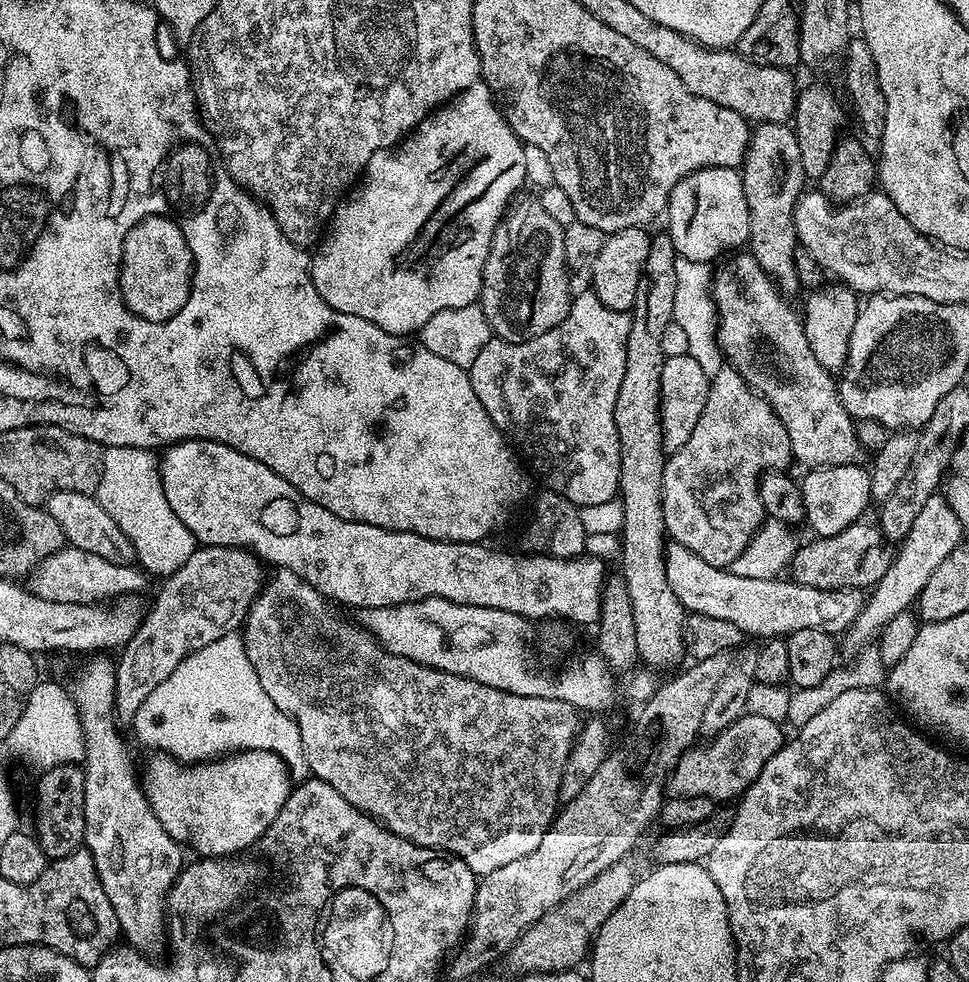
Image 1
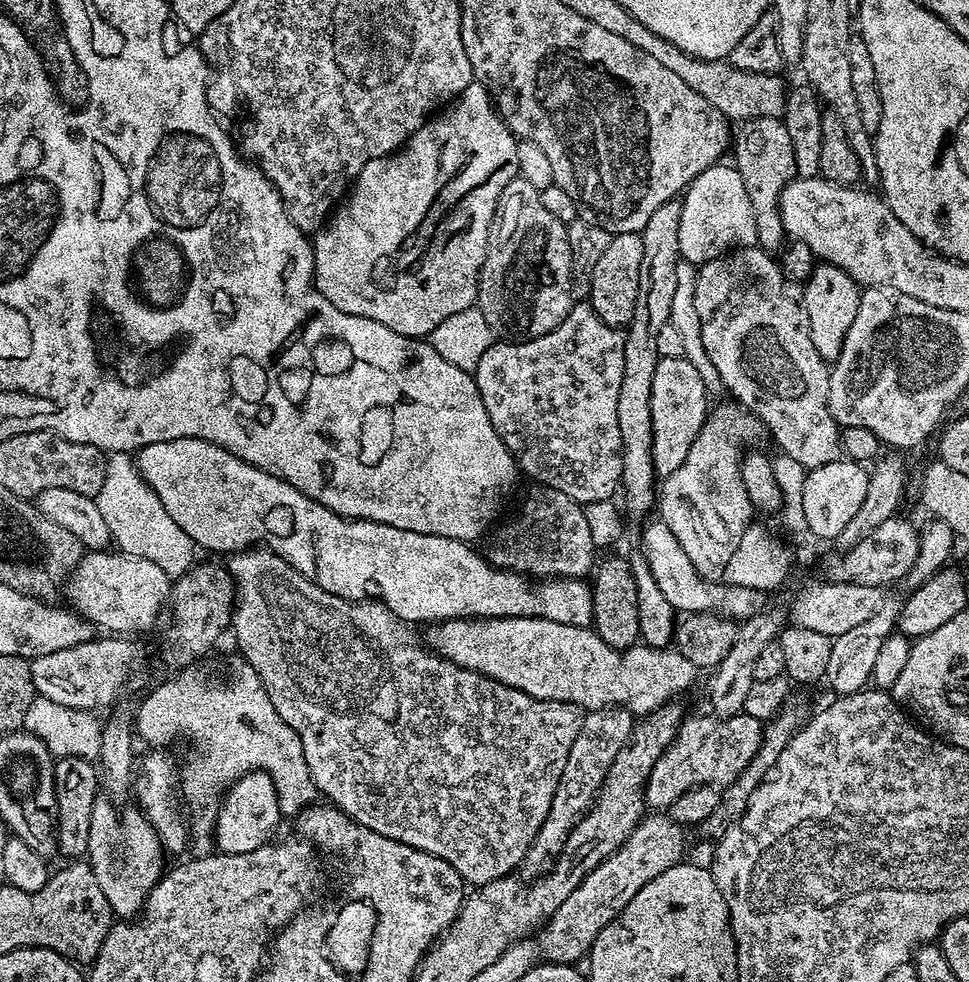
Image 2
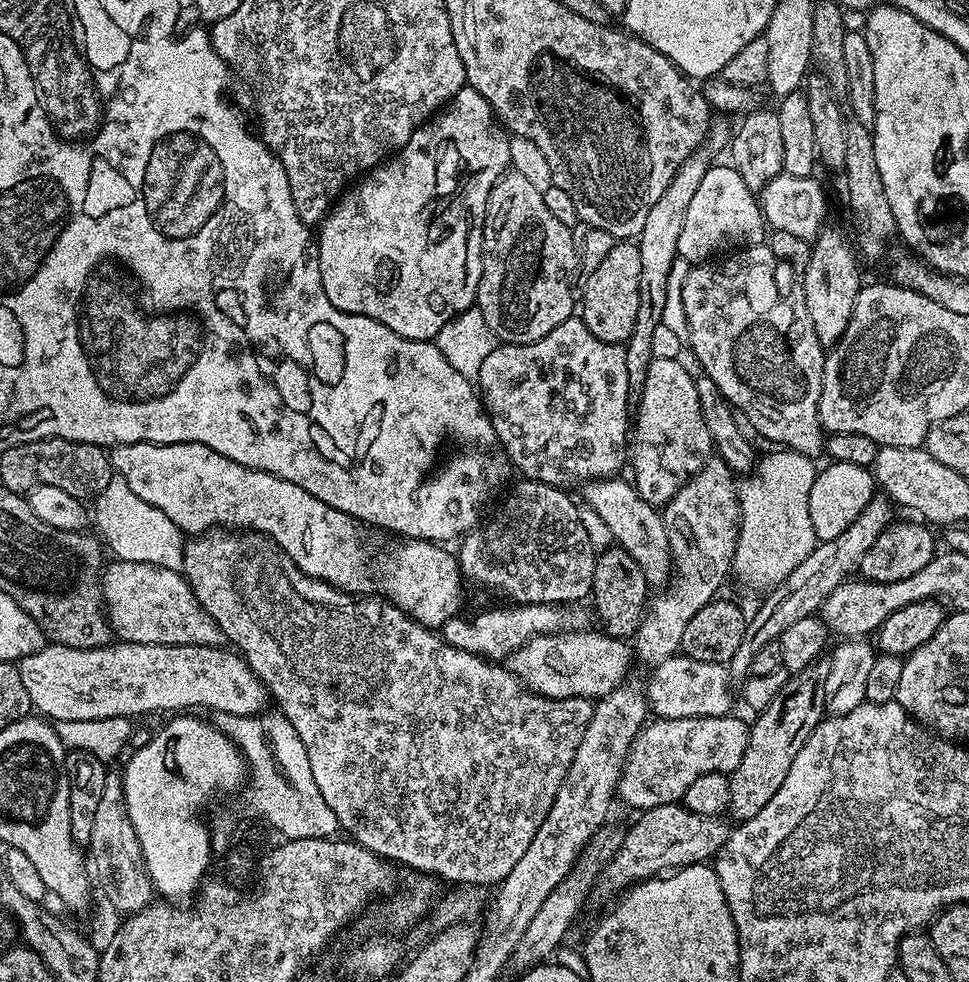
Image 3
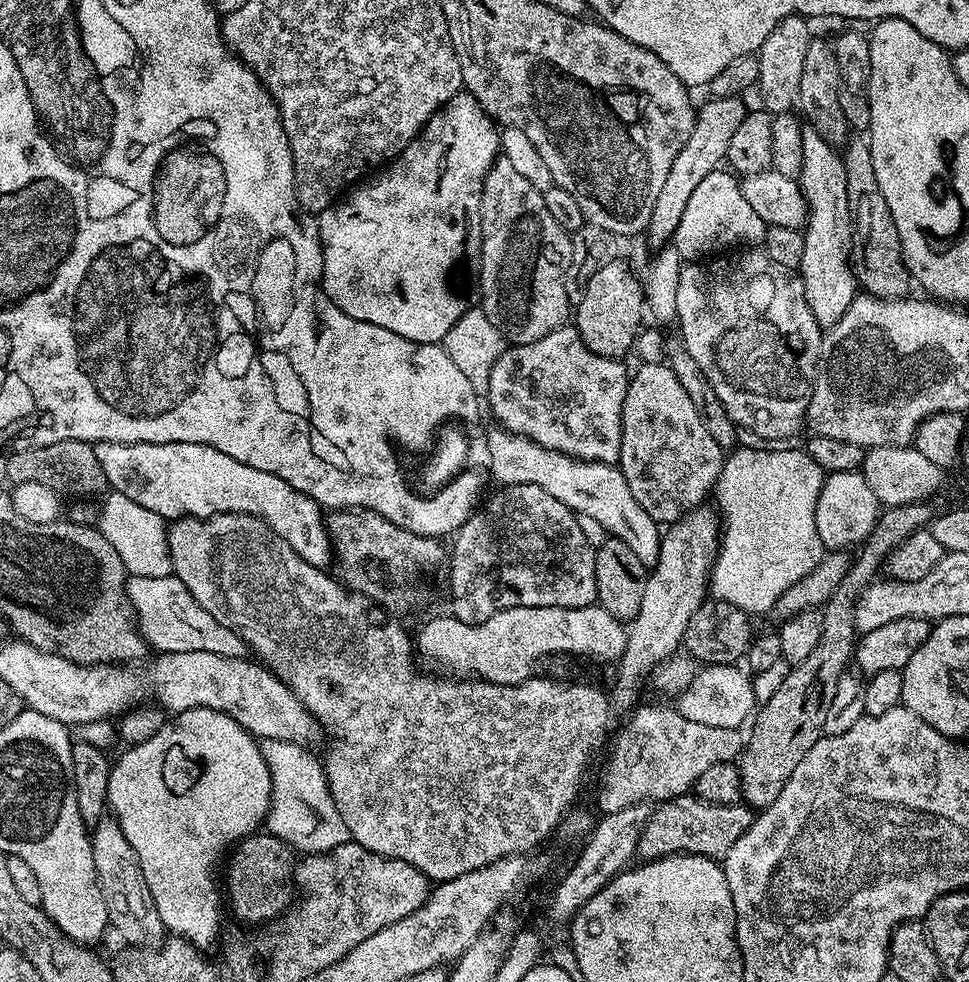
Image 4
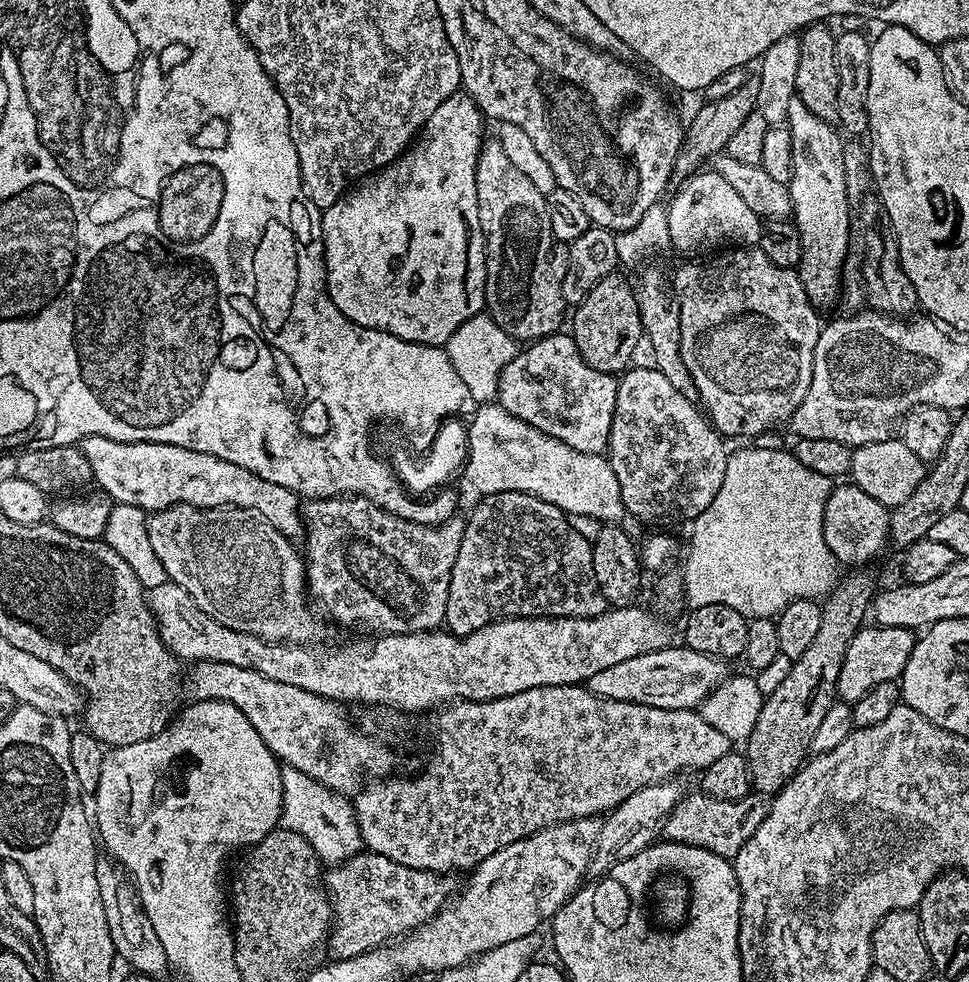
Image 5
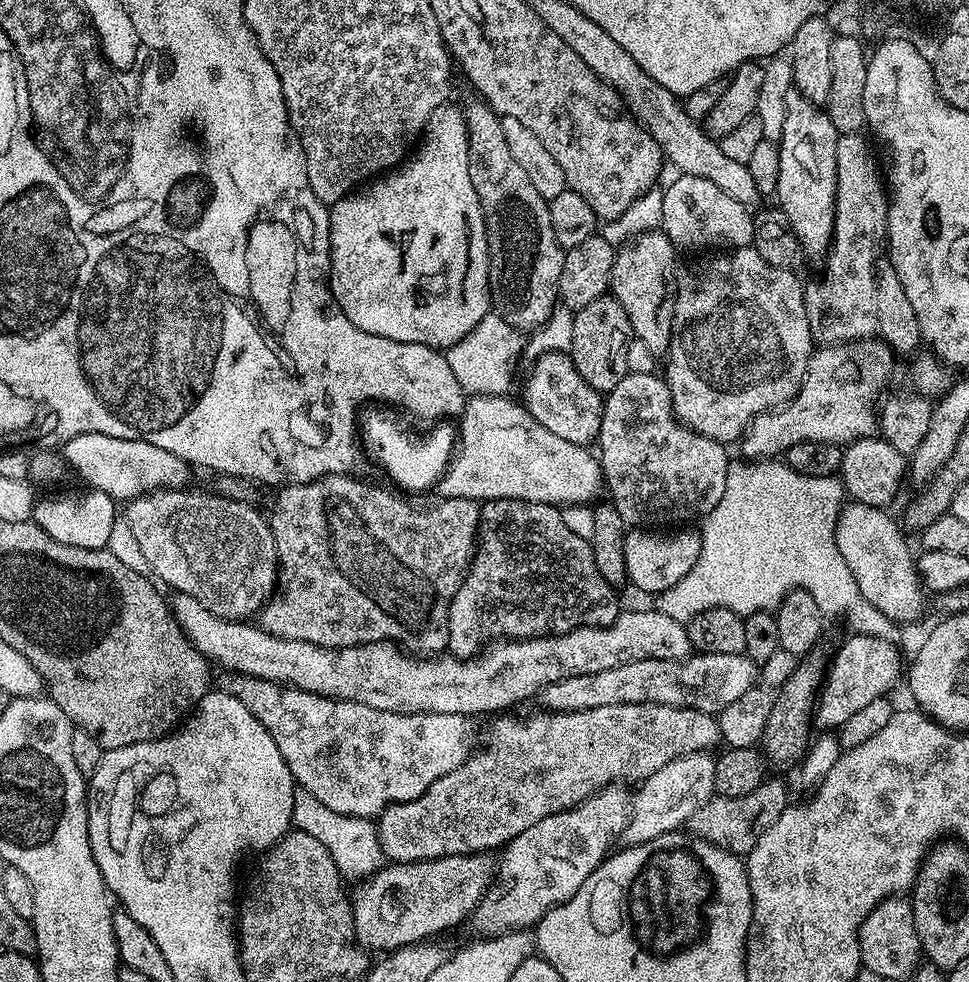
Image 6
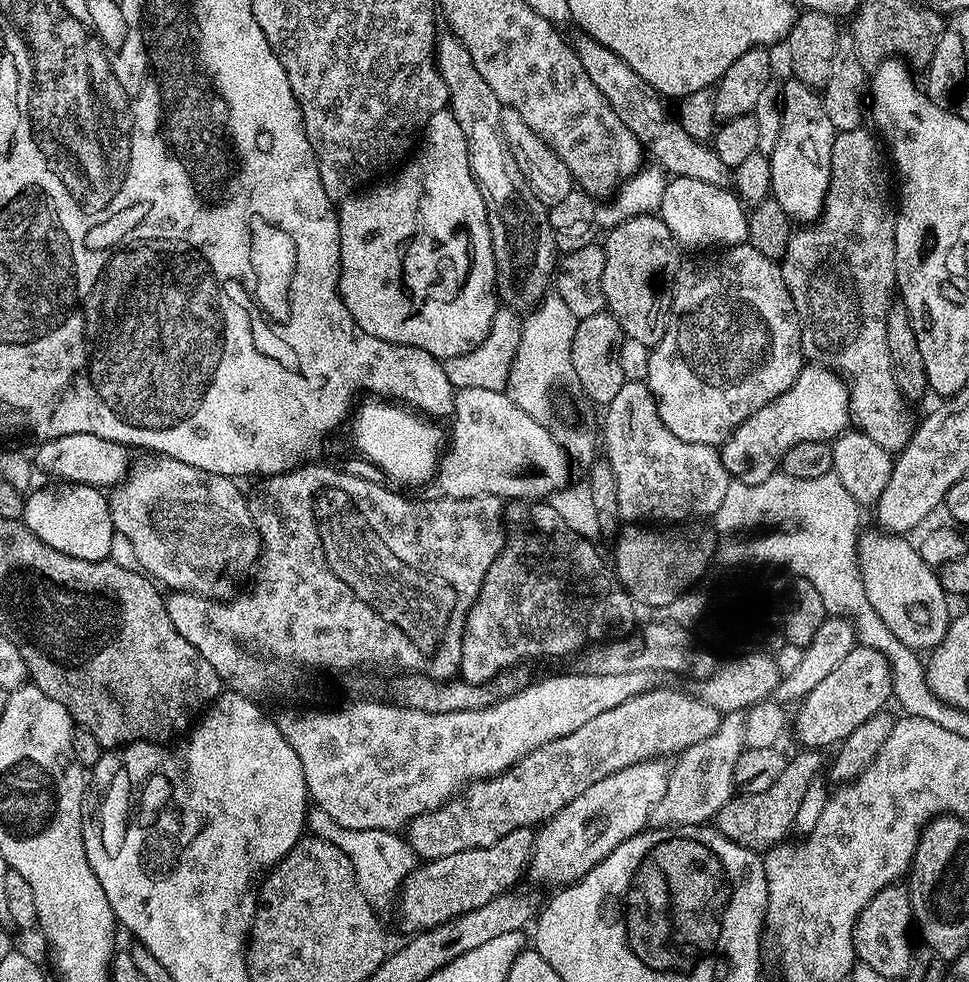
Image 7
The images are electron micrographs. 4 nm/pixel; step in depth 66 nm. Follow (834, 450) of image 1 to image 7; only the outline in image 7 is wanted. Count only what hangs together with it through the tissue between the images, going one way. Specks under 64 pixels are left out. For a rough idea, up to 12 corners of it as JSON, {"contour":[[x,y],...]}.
{"contour":[[685,259],[646,383],[719,446],[806,361],[779,263]]}

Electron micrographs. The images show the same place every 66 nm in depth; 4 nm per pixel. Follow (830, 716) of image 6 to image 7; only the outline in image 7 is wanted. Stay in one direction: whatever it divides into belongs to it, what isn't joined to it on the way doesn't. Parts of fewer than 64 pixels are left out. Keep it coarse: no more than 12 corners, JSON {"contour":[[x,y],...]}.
{"contour":[[855,646],[794,712],[804,750],[843,744],[893,699],[890,661]]}

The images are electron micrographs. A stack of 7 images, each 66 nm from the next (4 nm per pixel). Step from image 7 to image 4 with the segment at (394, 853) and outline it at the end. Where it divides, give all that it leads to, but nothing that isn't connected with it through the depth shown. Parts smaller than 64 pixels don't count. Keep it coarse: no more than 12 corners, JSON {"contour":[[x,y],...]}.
{"contour":[[265,740],[278,835],[300,854],[349,843],[321,761]]}

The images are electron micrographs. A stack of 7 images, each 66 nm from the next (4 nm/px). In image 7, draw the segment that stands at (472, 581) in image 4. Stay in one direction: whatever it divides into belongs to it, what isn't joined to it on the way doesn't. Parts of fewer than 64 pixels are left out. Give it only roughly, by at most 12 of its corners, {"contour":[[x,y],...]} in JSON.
{"contour":[[550,502],[504,509],[459,679],[633,631],[597,545]]}

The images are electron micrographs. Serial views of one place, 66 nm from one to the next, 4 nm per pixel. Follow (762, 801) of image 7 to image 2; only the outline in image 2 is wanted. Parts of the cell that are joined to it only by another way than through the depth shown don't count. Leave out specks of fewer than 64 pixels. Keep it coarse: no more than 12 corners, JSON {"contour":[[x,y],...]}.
{"contour":[[645,815],[538,936],[579,965],[646,882],[685,859],[685,825]]}

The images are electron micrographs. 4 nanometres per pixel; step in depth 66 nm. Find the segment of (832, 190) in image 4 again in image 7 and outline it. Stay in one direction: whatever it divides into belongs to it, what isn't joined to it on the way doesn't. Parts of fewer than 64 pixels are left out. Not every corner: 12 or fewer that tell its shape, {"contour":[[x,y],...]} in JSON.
{"contour":[[782,84],[771,199],[807,226],[830,186],[837,131],[821,93]]}

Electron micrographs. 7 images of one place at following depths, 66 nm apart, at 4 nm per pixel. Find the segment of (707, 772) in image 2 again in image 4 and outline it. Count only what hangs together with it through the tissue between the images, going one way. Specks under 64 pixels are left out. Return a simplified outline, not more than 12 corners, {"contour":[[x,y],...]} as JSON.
{"contour":[[639,708],[600,776],[601,813],[685,795],[745,737]]}

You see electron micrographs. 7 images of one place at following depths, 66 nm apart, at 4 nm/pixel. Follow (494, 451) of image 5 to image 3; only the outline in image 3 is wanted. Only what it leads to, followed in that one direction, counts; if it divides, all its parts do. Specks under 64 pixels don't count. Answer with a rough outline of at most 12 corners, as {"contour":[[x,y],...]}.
{"contour":[[627,479],[583,485],[650,586],[674,565],[664,517]]}

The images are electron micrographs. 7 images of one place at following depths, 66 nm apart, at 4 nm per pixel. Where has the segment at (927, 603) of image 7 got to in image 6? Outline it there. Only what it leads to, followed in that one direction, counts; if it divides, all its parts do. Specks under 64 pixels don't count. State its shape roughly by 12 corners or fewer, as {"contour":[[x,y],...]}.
{"contour":[[845,503],[836,541],[862,598],[904,626],[926,589],[883,508]]}

